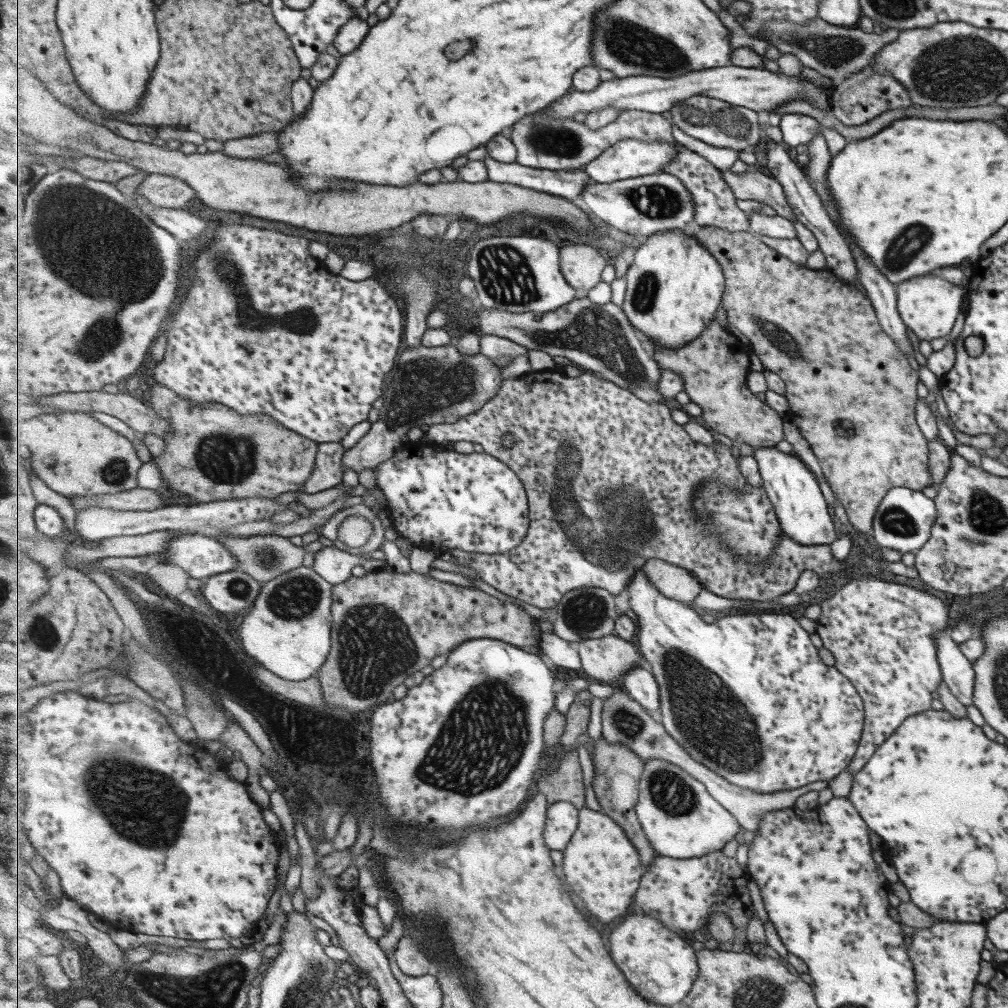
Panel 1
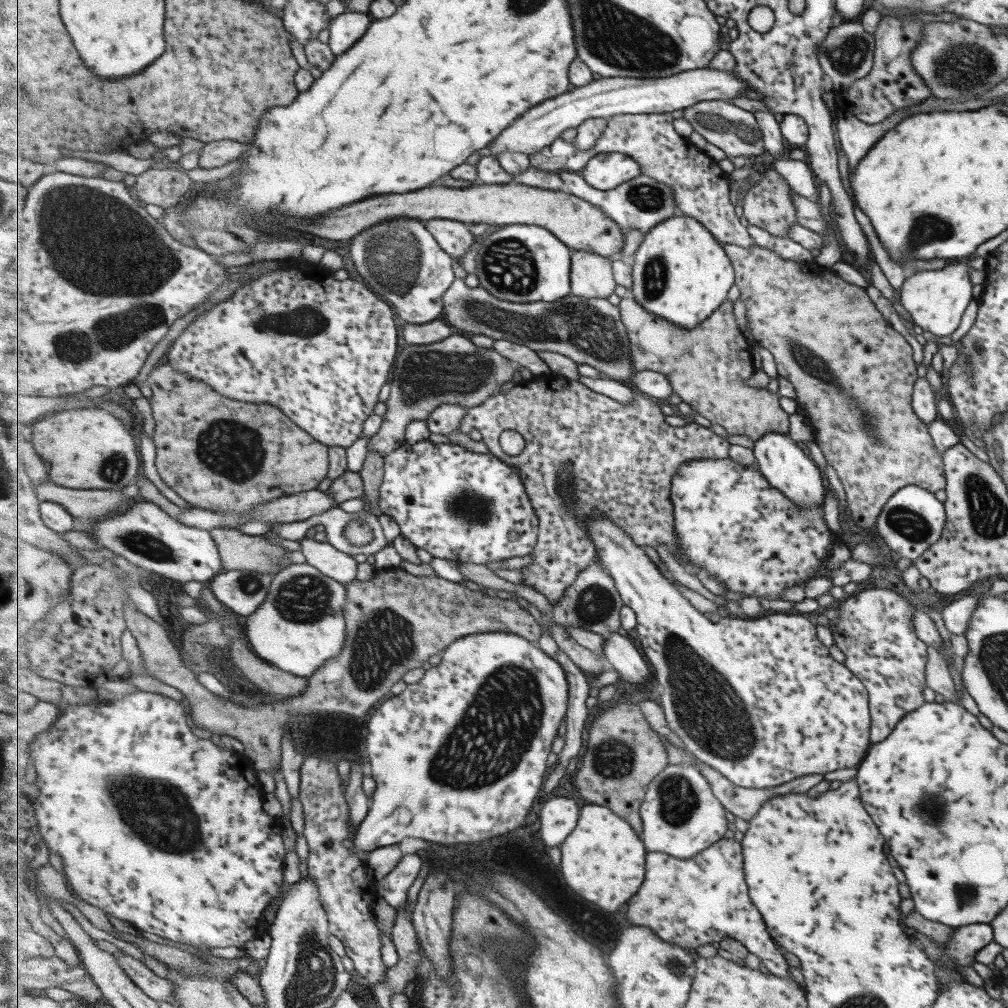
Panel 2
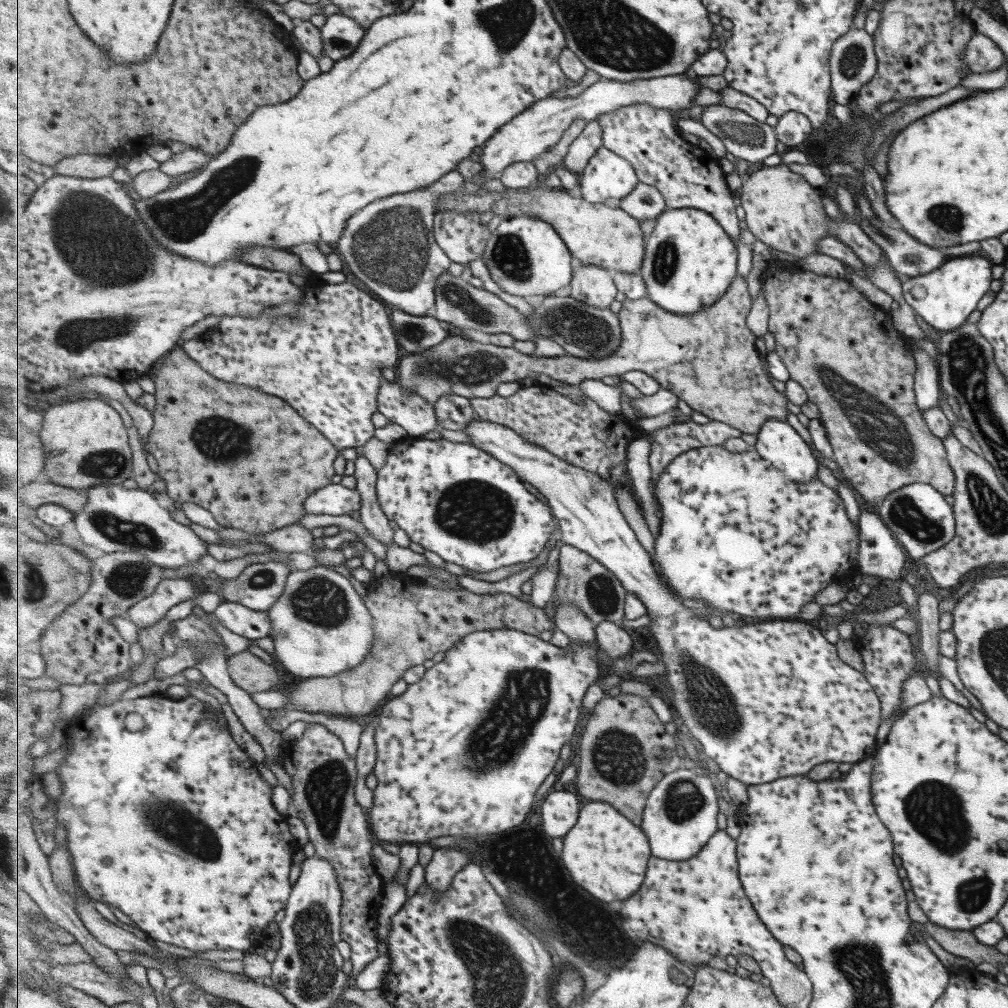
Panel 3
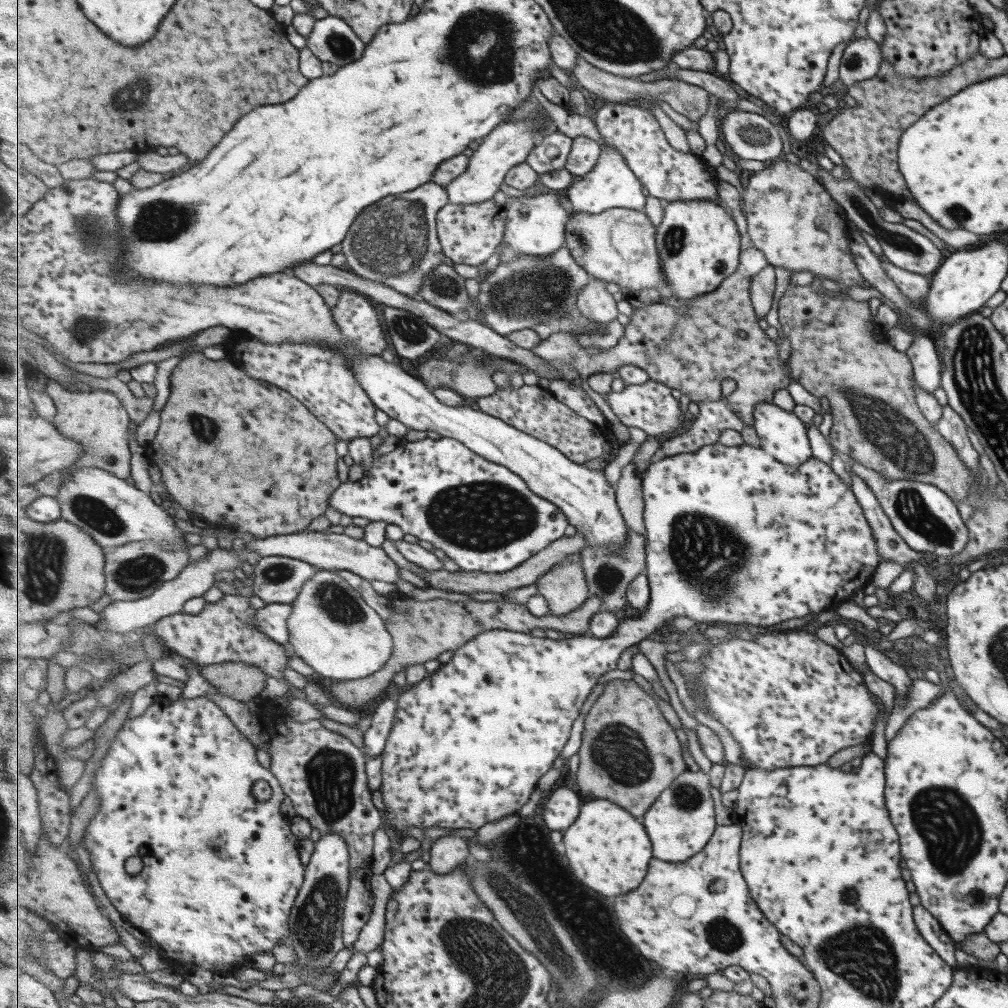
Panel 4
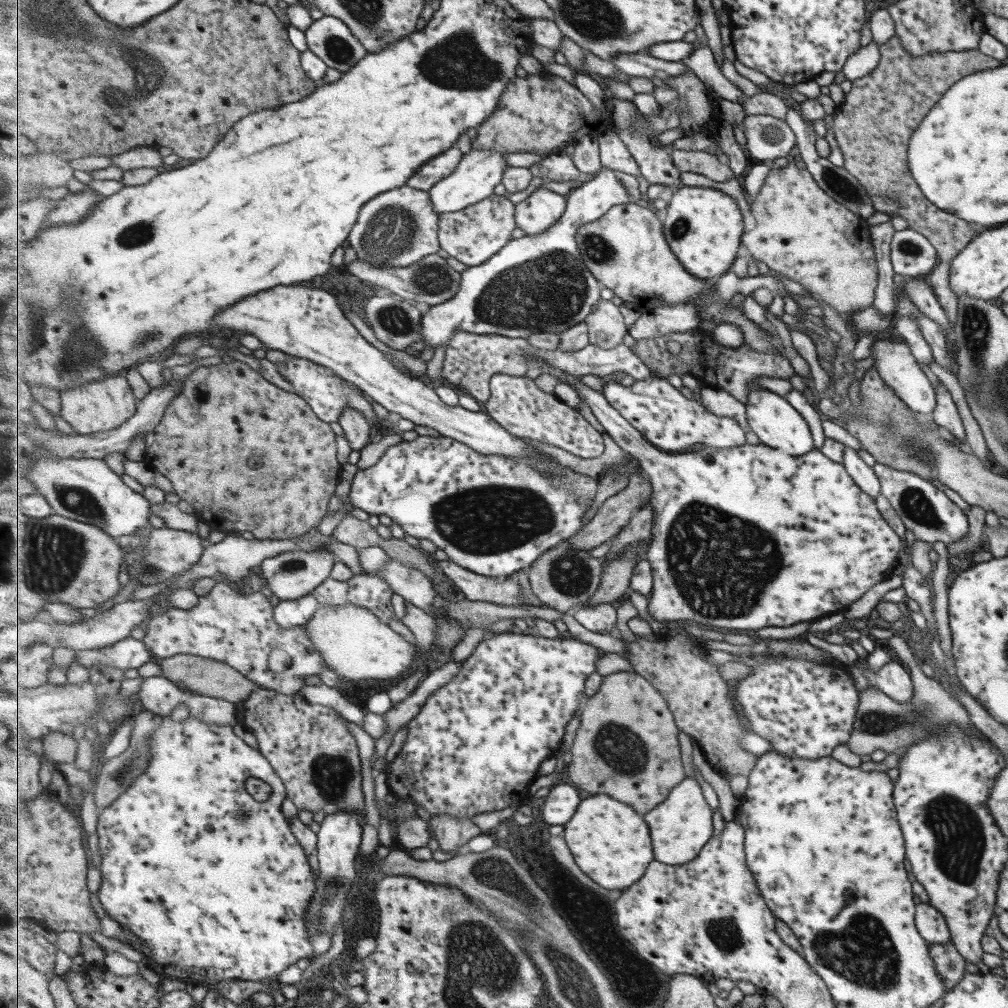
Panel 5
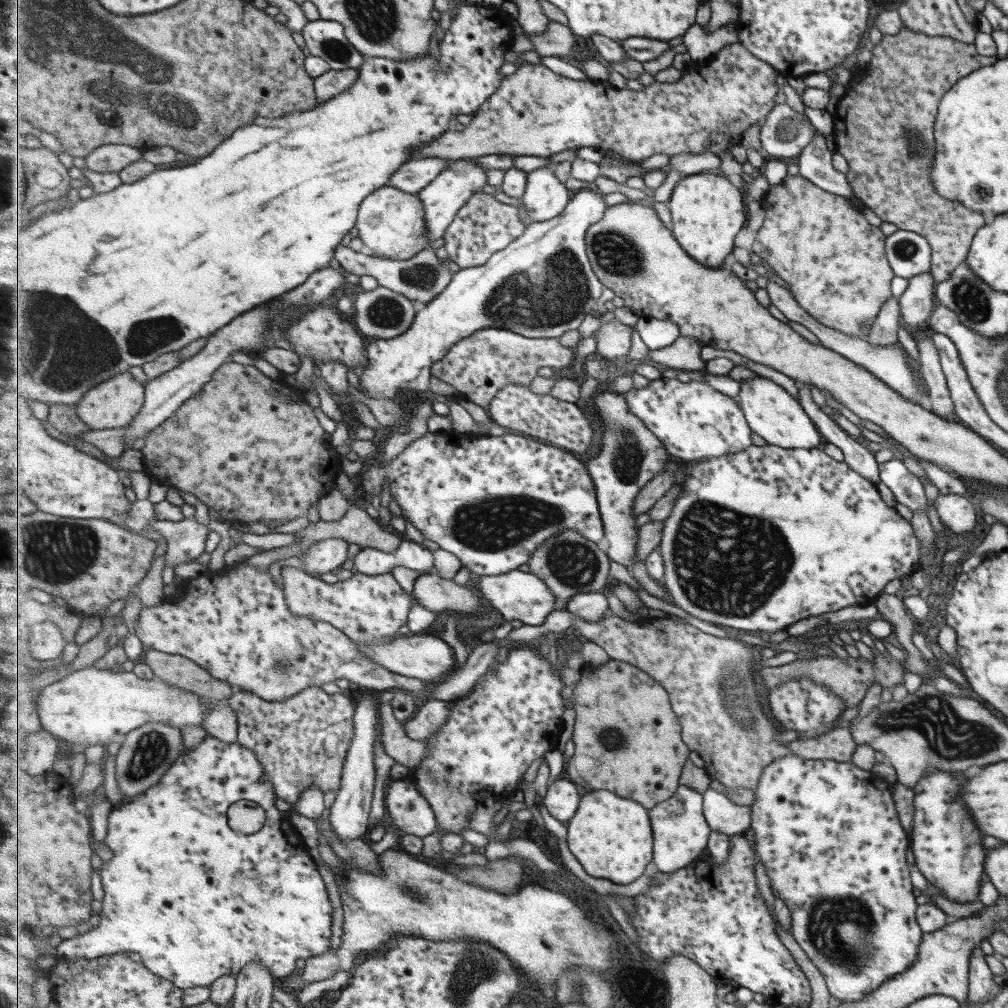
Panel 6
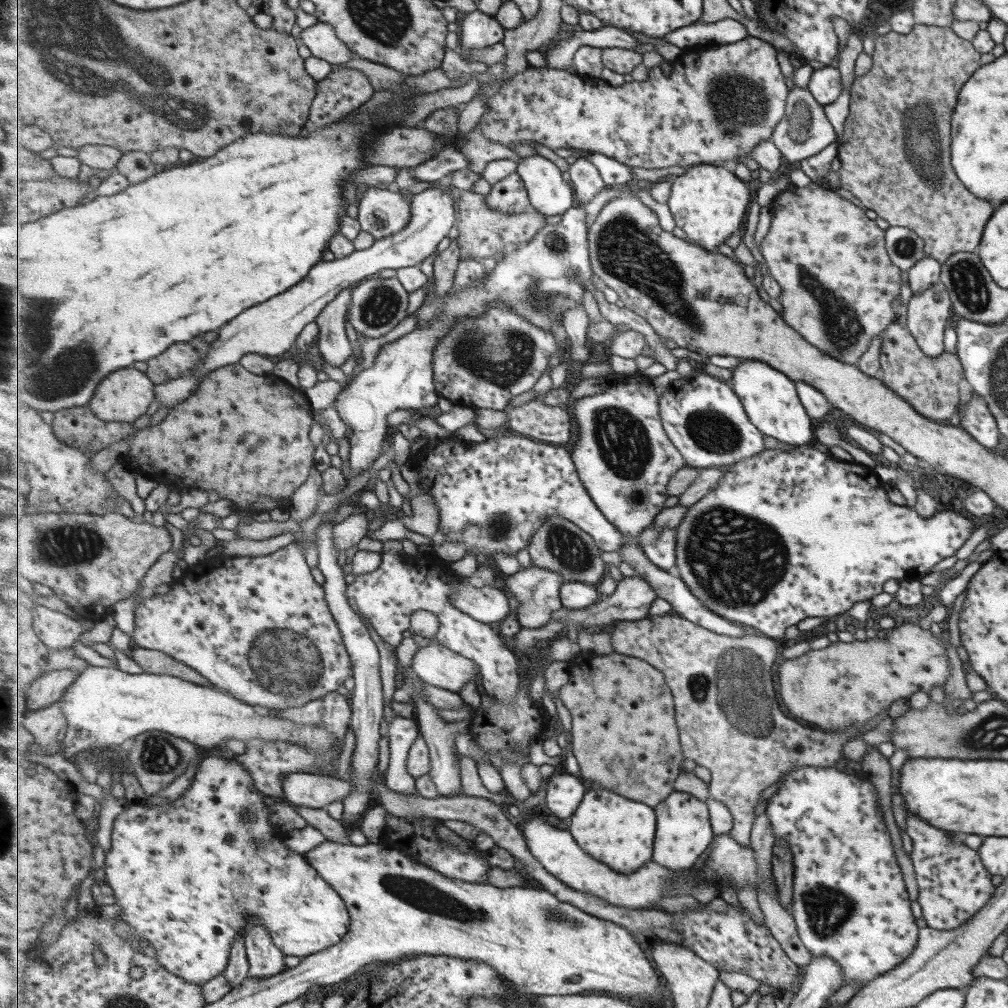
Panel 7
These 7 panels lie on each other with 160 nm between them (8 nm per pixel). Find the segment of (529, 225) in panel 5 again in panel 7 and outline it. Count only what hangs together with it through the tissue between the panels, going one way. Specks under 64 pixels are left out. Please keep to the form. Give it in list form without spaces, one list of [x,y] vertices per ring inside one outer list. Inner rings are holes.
[[[538,153],[521,157],[518,173],[526,184],[533,208],[547,216],[561,216],[577,204],[574,188],[563,178],[561,168],[549,158]]]

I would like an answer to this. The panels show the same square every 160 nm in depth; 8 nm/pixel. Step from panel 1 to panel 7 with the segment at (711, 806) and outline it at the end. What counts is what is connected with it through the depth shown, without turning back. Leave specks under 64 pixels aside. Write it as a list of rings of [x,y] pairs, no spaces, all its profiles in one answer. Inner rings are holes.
[[[675,791],[655,807],[655,812],[658,814],[659,828],[659,836],[655,840],[655,862],[674,871],[693,868],[715,839],[707,802],[687,792]]]

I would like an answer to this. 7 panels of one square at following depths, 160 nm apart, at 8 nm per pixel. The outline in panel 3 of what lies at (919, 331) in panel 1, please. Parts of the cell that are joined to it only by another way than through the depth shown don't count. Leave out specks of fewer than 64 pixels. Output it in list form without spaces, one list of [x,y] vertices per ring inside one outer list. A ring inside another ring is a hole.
[[[958,256],[948,258],[940,268],[917,277],[909,277],[901,284],[903,302],[907,304],[931,328],[941,333],[949,332],[966,322],[971,312],[976,310],[979,299],[989,291],[992,262],[983,256]]]

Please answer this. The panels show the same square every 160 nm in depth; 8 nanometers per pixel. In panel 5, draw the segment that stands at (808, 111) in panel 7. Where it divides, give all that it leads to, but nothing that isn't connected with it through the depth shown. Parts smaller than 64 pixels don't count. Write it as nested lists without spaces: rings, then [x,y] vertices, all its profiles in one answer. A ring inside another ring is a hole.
[[[765,114],[746,115],[743,122],[748,152],[761,162],[785,157],[796,144],[795,135],[783,119]]]

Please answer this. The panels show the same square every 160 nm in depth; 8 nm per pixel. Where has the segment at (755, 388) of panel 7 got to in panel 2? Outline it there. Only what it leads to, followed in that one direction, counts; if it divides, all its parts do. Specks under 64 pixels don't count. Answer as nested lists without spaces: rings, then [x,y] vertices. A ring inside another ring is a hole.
[[[772,432],[757,439],[754,443],[754,455],[758,459],[761,472],[779,489],[785,497],[799,508],[821,507],[823,504],[823,478],[817,466],[801,452],[801,448],[789,440],[786,434]]]

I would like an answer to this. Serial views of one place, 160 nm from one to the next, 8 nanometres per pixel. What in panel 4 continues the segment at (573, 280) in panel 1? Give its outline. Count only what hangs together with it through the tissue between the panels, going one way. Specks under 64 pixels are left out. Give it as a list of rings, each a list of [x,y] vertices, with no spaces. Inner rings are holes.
[[[591,278],[591,283],[579,293],[579,311],[595,322],[613,322],[619,318],[617,300],[607,289],[607,282]]]

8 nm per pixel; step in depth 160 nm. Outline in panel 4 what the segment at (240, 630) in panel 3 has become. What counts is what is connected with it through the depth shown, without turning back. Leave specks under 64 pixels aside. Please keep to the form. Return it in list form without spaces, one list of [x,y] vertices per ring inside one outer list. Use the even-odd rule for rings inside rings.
[[[266,604],[256,614],[256,627],[275,642],[287,645],[290,639],[288,620],[292,612],[292,604]]]

